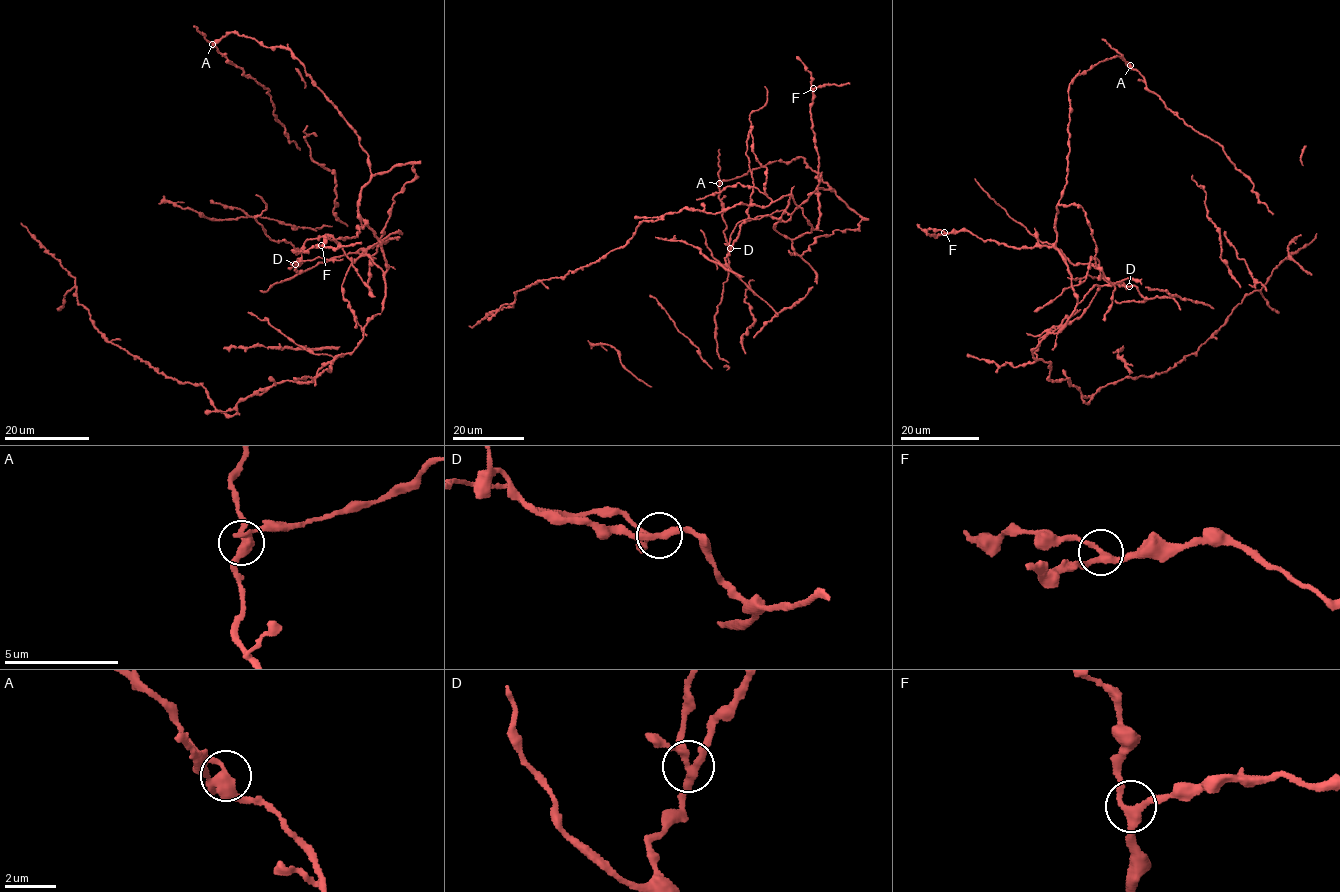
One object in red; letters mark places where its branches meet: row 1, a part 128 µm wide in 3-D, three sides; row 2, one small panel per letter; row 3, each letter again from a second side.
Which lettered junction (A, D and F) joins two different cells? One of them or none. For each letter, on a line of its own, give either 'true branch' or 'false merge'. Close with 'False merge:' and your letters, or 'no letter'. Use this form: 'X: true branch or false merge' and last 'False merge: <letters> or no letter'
A: true branch
D: false merge
F: true branch
False merge: D

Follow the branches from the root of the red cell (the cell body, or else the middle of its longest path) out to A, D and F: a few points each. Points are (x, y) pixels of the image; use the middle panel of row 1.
A: (818, 221), (820, 205), (814, 191), (819, 187), (834, 189), (829, 188), (802, 157), (769, 162), (719, 183)
D: (818, 221), (792, 240), (816, 284), (776, 313), (731, 270), (725, 258), (730, 247)
F: (818, 221), (819, 156), (810, 113), (813, 88)

